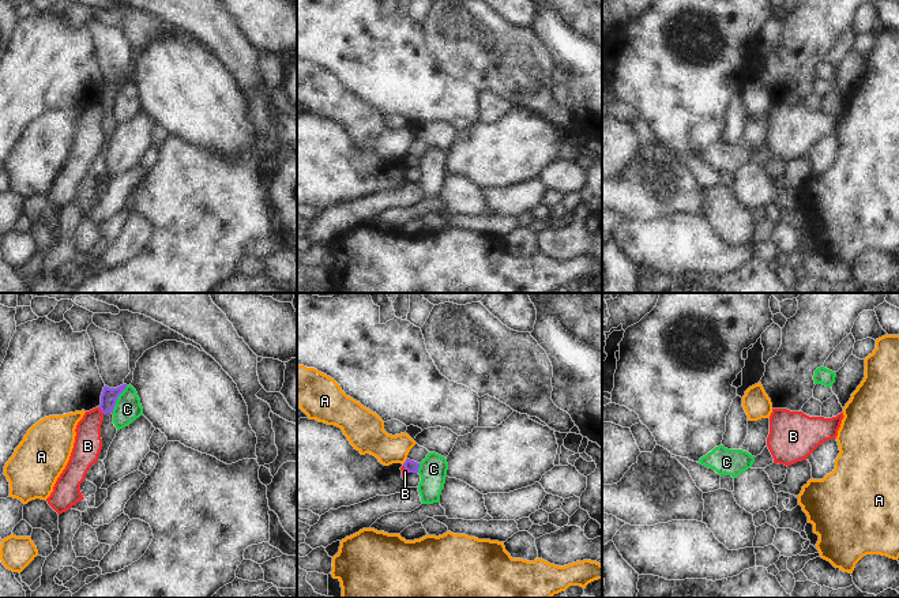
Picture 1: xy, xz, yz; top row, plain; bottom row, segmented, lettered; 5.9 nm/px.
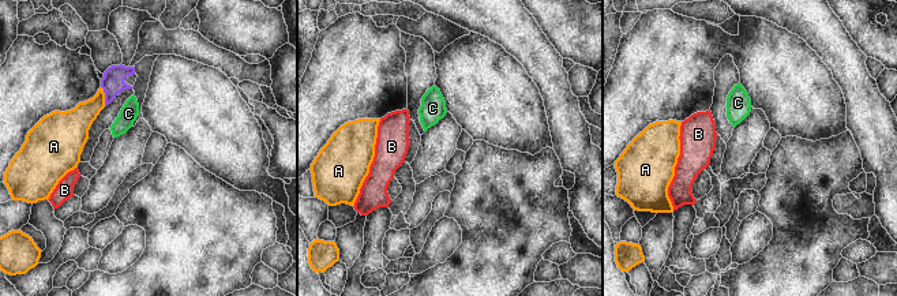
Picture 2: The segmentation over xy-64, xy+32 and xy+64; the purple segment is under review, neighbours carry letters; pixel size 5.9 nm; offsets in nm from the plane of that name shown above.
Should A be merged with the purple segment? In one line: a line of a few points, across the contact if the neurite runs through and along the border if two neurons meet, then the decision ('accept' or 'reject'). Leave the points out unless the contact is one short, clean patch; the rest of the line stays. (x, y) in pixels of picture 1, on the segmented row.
line xz (406, 458), (402, 463); reject

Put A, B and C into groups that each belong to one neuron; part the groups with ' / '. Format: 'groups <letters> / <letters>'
groups A / B / C

